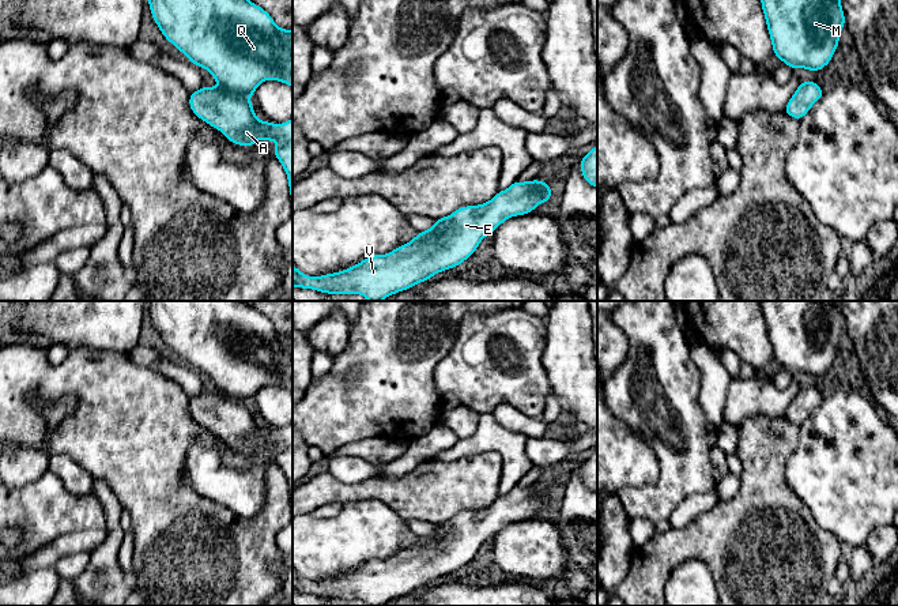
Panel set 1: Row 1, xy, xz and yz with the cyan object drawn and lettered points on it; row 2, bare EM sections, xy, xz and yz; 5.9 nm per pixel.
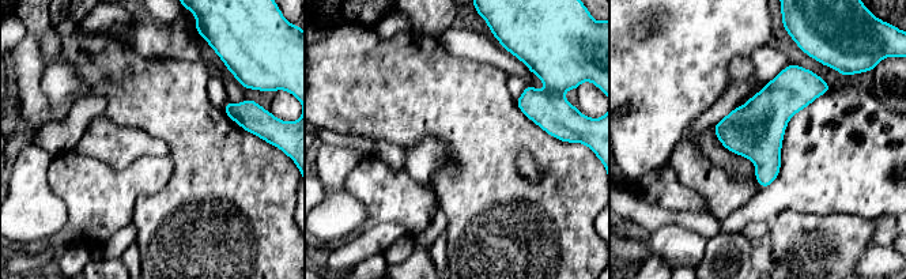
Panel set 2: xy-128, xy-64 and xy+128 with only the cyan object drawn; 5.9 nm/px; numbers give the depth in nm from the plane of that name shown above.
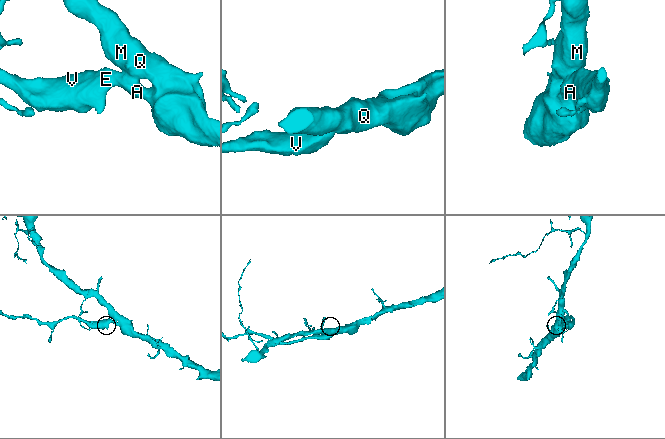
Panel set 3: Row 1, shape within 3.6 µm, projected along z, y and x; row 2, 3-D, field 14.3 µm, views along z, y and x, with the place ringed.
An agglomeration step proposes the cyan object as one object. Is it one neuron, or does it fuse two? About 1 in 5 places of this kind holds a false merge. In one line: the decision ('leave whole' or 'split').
leave whole

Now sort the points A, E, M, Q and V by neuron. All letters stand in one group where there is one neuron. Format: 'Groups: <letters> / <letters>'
Groups: A E M Q V

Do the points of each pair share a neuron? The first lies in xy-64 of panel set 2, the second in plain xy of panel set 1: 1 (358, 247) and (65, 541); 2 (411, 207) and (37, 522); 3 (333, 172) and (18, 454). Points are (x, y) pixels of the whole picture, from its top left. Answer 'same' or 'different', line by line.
1: same
2: same
3: same

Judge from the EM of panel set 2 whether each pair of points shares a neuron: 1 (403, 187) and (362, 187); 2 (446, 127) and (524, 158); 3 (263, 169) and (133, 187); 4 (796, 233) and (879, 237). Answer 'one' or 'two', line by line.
1: one
2: two
3: two
4: two

